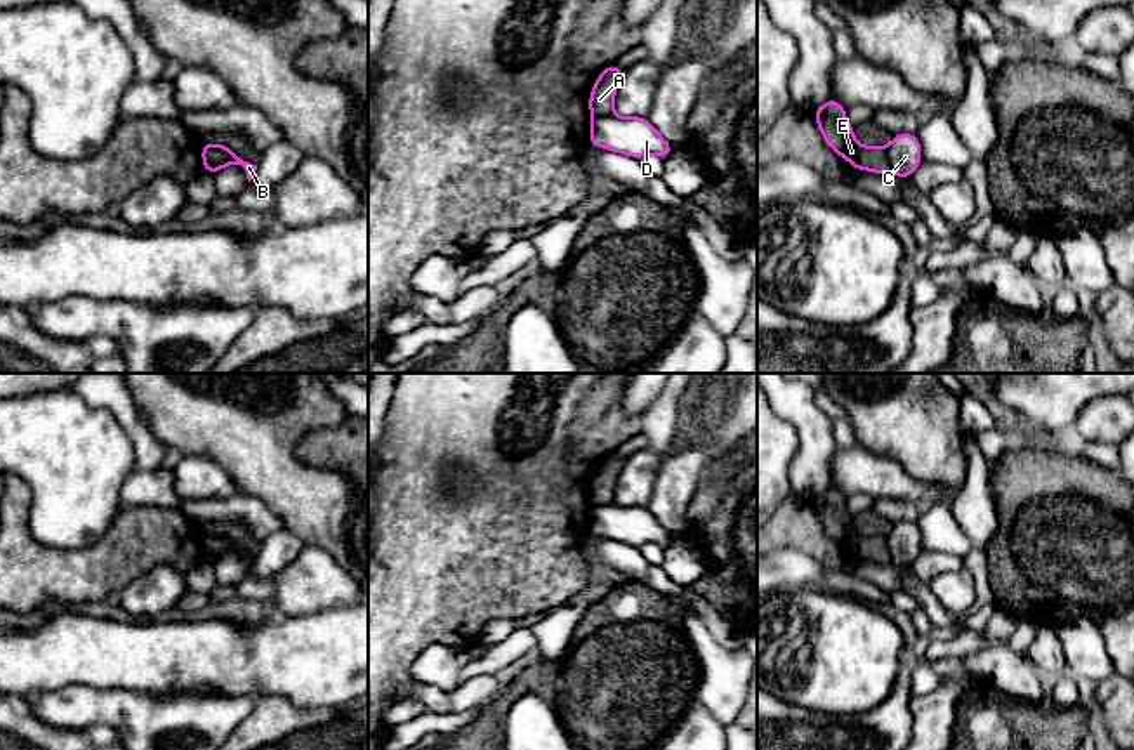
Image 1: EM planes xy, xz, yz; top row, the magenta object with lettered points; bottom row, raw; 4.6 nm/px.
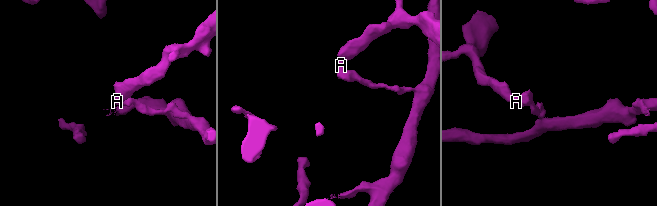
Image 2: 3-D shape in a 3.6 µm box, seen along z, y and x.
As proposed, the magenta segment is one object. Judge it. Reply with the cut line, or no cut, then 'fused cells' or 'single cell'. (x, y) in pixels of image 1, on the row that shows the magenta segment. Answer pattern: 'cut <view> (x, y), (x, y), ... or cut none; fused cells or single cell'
cut yz (884, 148), (891, 172); fused cells

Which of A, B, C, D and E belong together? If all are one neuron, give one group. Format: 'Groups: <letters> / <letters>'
Groups: A E / B C D

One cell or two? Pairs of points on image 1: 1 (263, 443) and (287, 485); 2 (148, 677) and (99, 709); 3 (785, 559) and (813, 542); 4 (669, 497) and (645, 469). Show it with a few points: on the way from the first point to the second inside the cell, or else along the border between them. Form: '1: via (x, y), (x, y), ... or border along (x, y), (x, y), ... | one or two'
1: via (263, 453), (263, 460), (276, 474) | one
2: border along (89, 684), (118, 686), (157, 697), (169, 695) | two
3: border along (775, 549), (799, 549), (825, 566) | two
4: border along (681, 450), (660, 464), (652, 497), (645, 506) | two

